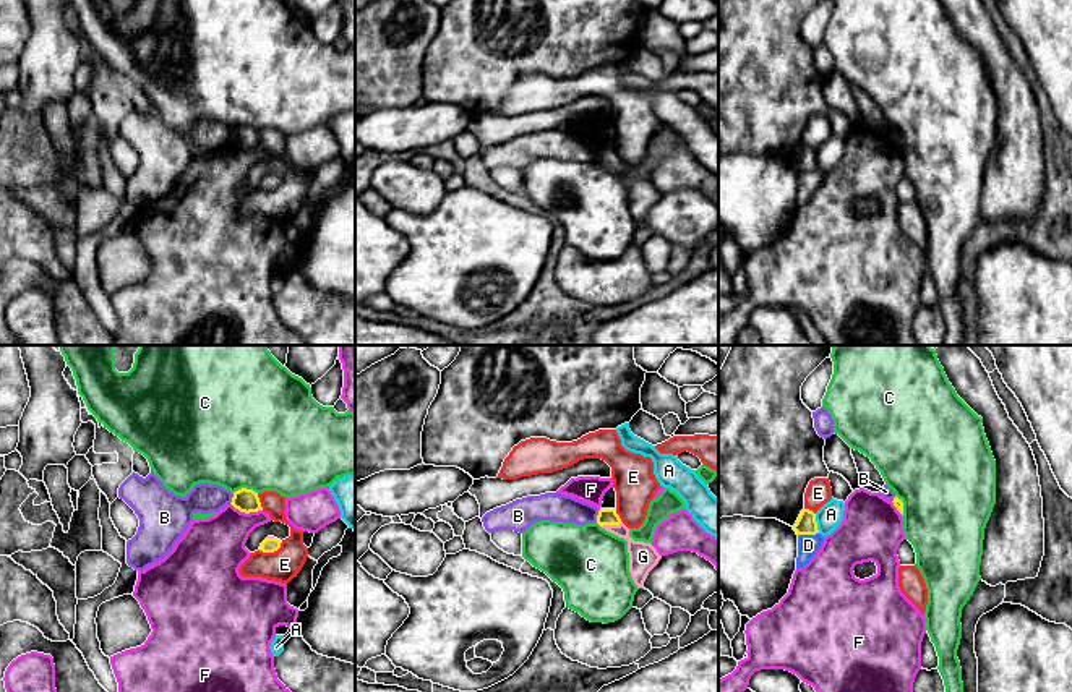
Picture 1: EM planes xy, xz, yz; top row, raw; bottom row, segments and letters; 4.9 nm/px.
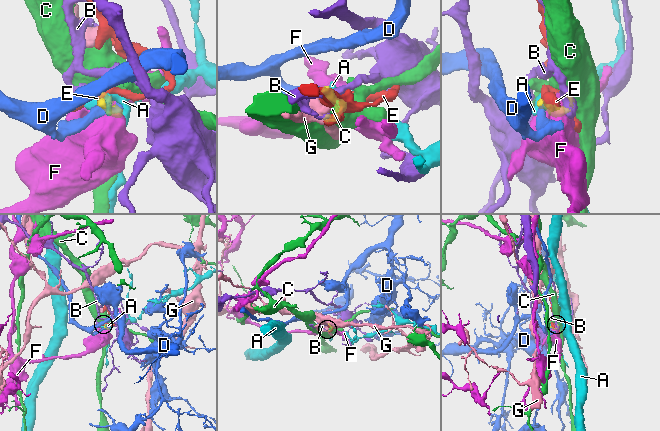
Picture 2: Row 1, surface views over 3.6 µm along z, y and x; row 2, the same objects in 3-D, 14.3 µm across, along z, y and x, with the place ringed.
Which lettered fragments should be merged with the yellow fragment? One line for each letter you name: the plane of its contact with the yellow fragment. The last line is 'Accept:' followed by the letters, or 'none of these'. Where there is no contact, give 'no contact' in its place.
G: contact in xz
Accept: G

